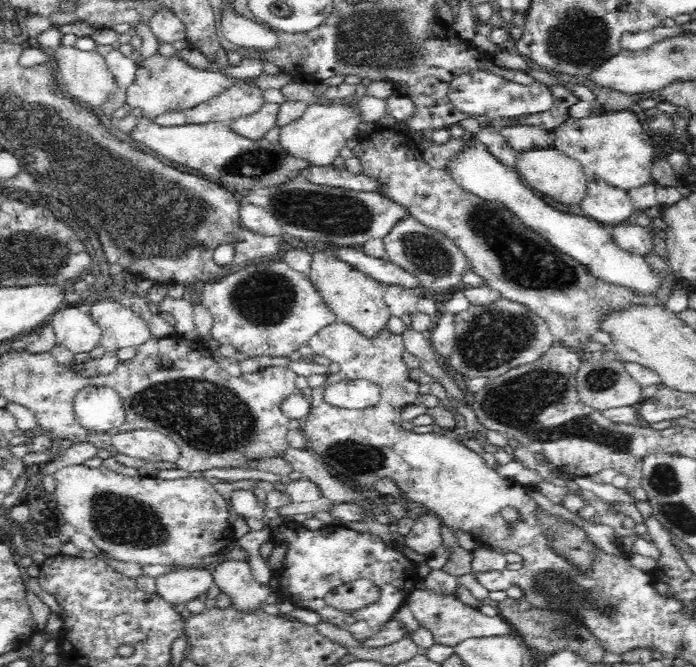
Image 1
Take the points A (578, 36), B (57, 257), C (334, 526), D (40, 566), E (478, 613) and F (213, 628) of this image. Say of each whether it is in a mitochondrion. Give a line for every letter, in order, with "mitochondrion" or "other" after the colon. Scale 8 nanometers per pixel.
A: mitochondrion
B: mitochondrion
C: other
D: other
E: other
F: mitochondrion

